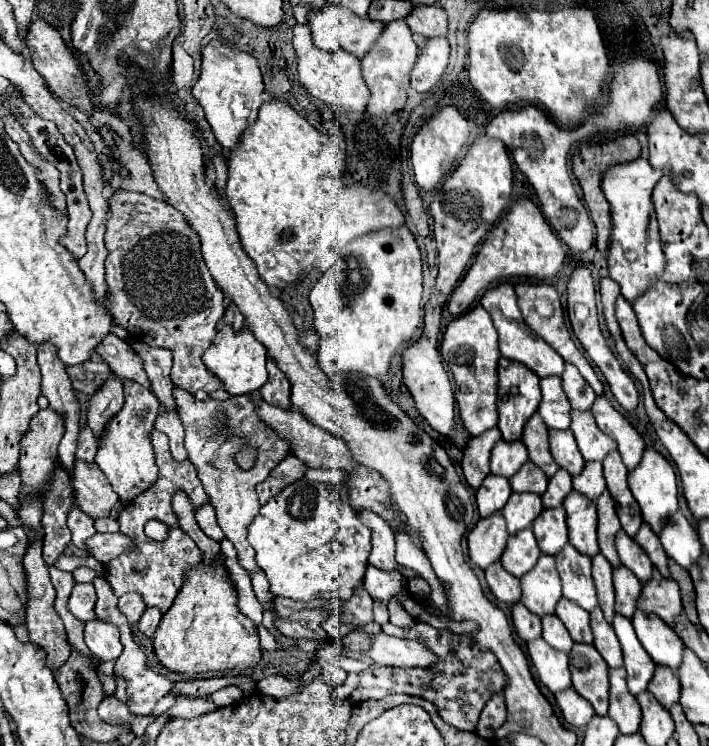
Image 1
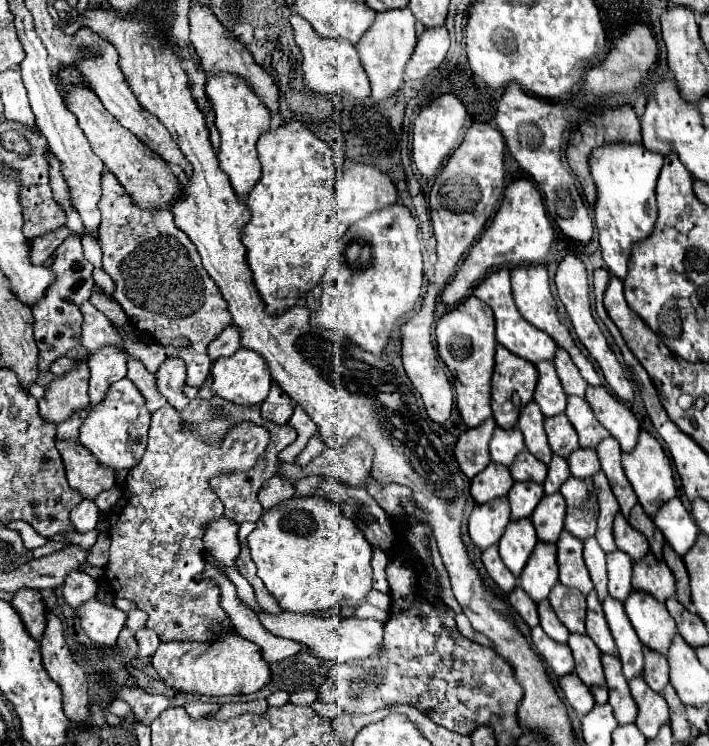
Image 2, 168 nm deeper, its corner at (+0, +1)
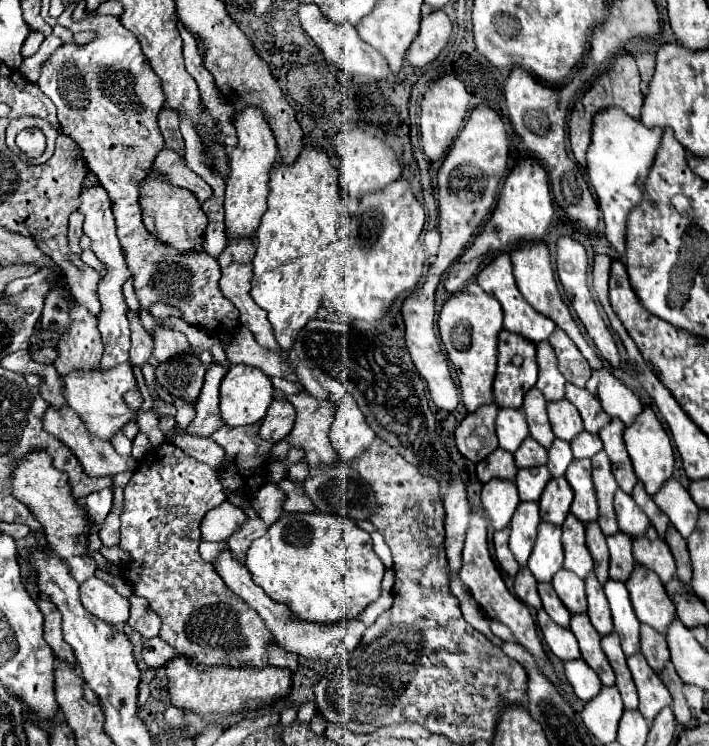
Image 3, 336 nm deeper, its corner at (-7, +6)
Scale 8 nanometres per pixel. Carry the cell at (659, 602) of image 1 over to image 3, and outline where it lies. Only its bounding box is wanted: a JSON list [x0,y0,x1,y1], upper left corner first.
[633,526,675,584]

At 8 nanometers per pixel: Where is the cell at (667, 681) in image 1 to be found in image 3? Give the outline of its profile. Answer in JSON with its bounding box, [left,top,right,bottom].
[641,626,669,674]

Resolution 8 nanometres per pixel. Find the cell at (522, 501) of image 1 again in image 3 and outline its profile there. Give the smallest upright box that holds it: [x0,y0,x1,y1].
[515,466,551,502]

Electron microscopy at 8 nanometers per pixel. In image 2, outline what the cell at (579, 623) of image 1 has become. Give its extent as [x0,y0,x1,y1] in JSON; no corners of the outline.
[548,583,586,635]

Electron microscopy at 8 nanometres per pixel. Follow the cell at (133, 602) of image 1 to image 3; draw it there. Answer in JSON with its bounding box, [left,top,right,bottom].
[127,594,161,638]

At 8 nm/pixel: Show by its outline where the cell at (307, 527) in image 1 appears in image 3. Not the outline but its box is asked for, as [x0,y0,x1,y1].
[245,514,383,624]

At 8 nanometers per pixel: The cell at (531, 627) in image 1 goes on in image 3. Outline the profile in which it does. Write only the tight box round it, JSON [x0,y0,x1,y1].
[515,566,541,610]

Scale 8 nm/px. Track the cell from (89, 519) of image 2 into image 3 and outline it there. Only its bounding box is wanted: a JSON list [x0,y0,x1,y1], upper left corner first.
[85,488,113,524]

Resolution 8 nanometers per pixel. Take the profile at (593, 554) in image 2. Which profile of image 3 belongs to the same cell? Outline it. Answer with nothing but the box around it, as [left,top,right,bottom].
[585,522,609,584]

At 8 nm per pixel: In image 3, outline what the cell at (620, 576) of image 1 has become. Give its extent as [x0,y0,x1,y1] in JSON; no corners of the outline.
[607,530,635,582]

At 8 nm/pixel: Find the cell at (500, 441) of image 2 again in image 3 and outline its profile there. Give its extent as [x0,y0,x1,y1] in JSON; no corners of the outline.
[497,408,529,452]

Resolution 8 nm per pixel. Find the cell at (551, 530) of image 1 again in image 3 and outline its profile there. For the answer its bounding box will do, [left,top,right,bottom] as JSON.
[539,478,573,526]

